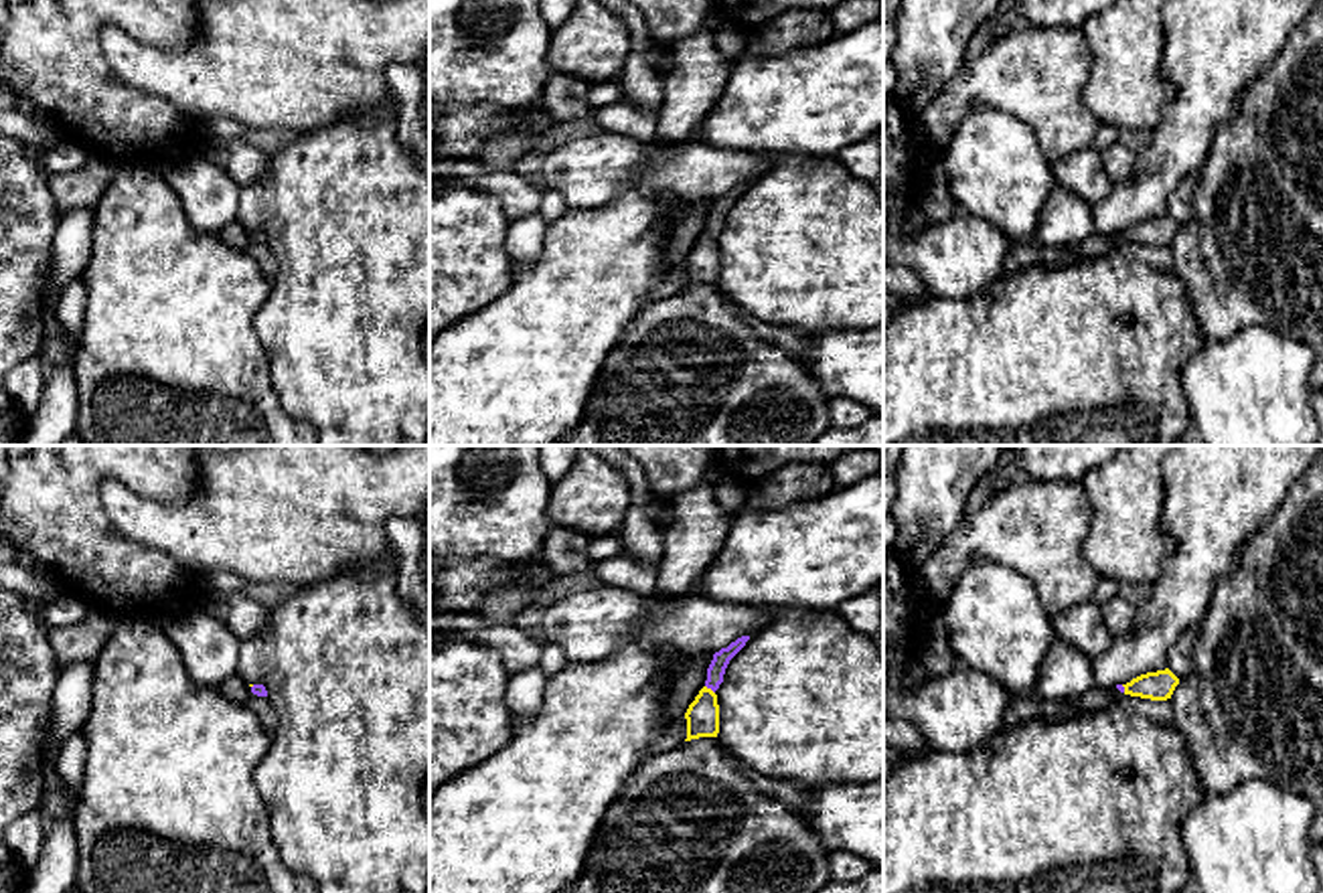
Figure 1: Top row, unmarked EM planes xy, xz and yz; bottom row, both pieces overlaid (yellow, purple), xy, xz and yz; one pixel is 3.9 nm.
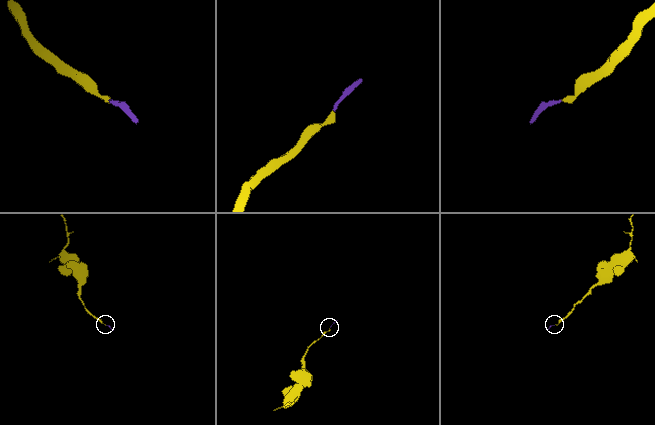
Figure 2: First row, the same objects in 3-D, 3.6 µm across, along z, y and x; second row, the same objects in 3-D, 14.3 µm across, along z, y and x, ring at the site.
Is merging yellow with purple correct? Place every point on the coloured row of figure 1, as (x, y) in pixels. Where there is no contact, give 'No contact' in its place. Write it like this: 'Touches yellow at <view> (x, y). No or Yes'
Touches yellow at xz (710, 689). Yes

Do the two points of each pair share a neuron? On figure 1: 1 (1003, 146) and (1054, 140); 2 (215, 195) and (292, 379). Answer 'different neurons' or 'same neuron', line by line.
1: different neurons
2: different neurons

